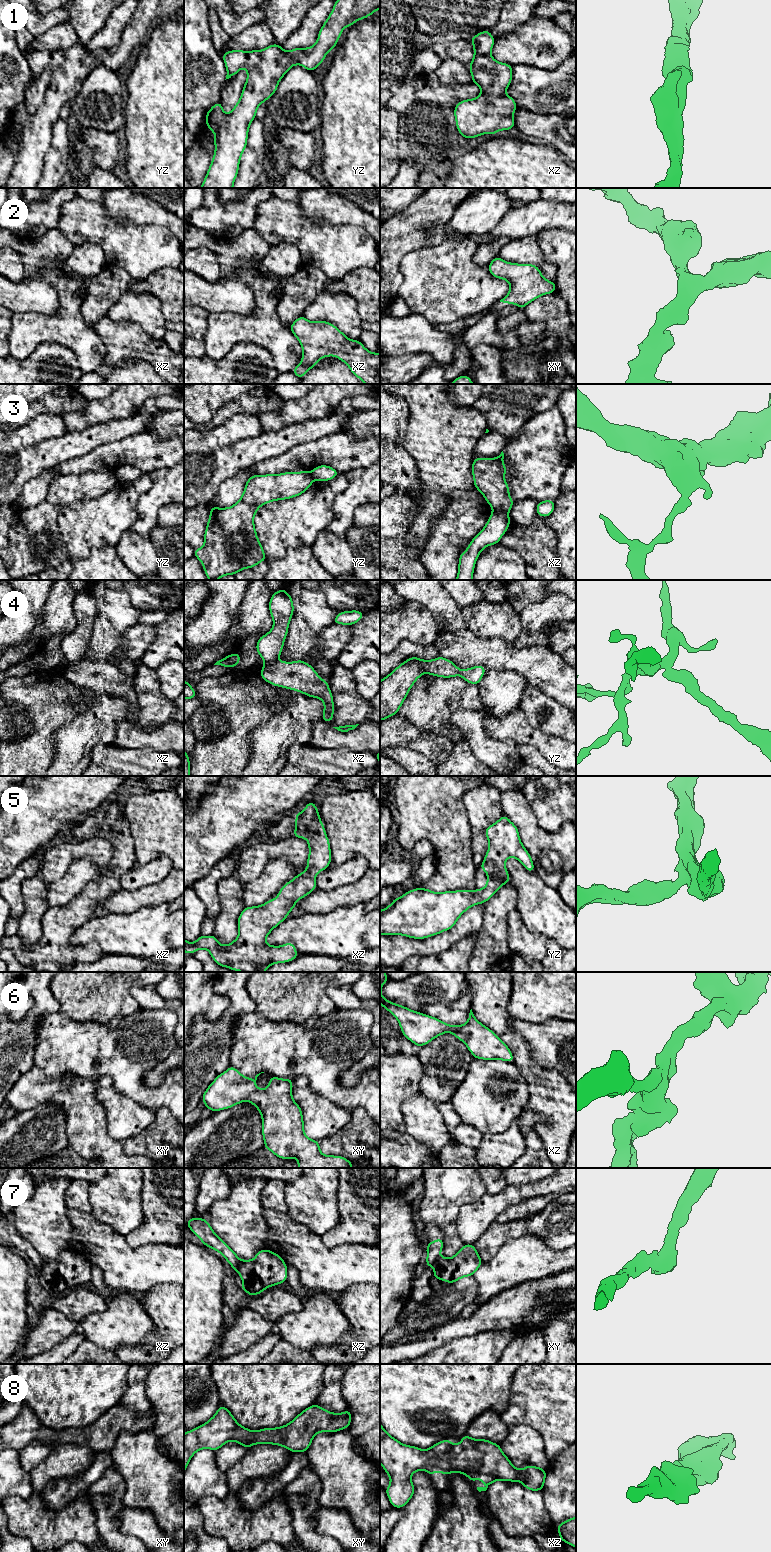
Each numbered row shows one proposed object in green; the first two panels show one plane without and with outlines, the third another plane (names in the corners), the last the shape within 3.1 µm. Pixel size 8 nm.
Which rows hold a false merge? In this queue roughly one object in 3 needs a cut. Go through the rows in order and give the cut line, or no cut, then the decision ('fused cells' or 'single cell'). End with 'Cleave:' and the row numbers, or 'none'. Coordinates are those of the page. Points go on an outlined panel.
1: cut none; single cell
2: cut none; single cell
3: cut xz (493, 510), (507, 514); fused cells
4: cut xz (276, 659), (265, 663); fused cells
5: cut none; single cell
6: cut none; single cell
7: cut xz (241, 1260), (235, 1270); fused cells
8: cut none; single cell
Cleave: 3, 4, 7

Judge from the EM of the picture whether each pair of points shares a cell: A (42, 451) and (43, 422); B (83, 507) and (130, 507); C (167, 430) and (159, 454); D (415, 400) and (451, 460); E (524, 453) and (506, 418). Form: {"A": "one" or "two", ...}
{"A": "two", "B": "one", "C": "two", "D": "one", "E": "two"}

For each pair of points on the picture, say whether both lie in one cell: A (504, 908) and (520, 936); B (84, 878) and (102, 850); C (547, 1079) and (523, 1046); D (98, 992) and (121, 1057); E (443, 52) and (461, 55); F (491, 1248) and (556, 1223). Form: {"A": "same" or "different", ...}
{"A": "different", "B": "different", "C": "same", "D": "different", "E": "same", "F": "same"}

